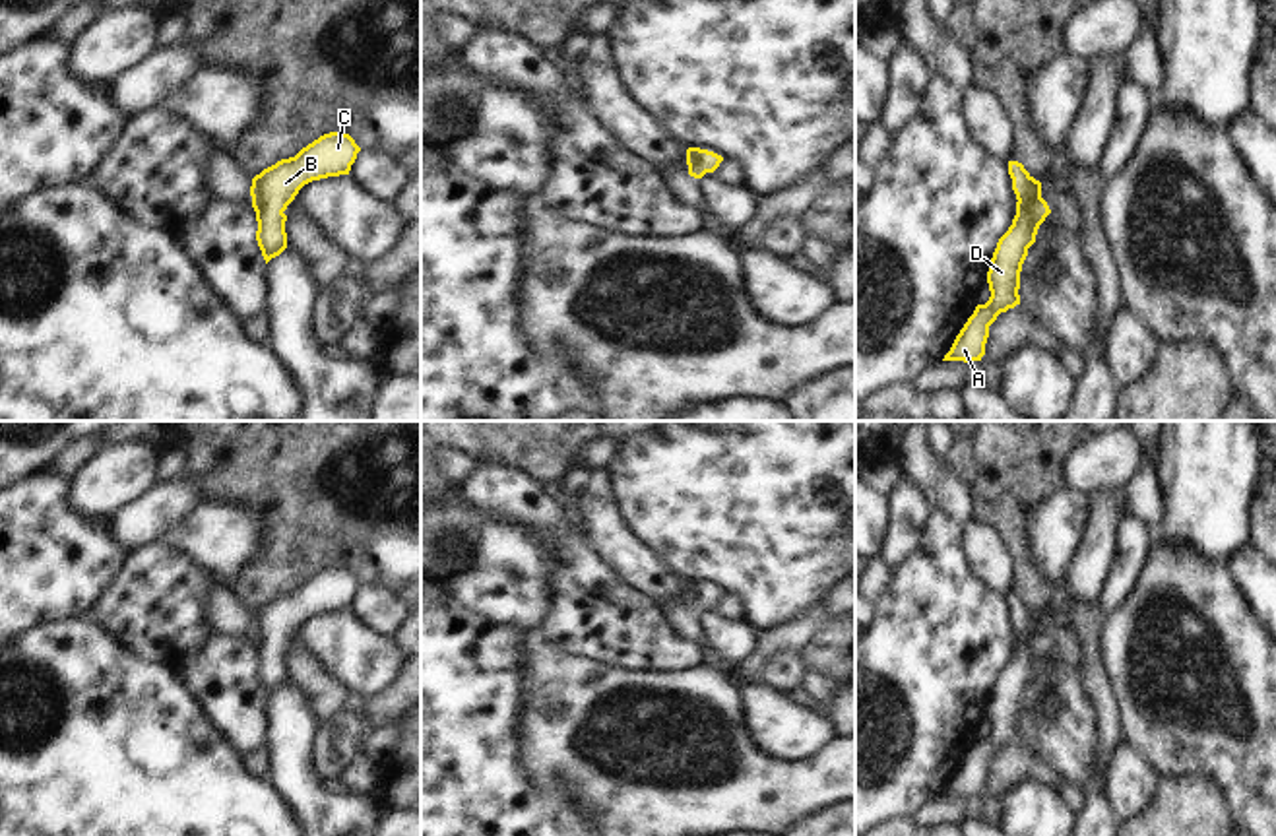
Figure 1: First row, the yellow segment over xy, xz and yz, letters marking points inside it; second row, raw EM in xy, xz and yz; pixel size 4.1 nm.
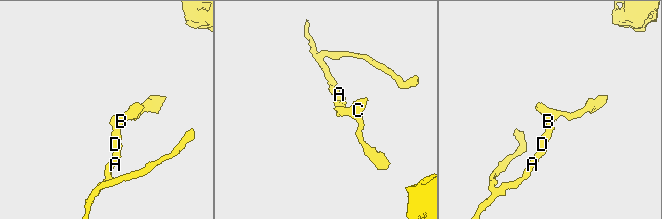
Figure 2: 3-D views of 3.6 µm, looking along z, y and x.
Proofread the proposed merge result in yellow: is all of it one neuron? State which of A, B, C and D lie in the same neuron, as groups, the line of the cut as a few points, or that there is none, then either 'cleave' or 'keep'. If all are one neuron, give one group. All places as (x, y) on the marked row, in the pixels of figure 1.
A B C D | no cut | keep

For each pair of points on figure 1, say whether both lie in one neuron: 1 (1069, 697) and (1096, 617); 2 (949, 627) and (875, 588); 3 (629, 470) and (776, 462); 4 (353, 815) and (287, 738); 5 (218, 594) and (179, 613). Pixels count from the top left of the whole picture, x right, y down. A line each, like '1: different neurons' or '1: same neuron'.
1: different neurons
2: different neurons
3: same neuron
4: same neuron
5: different neurons

